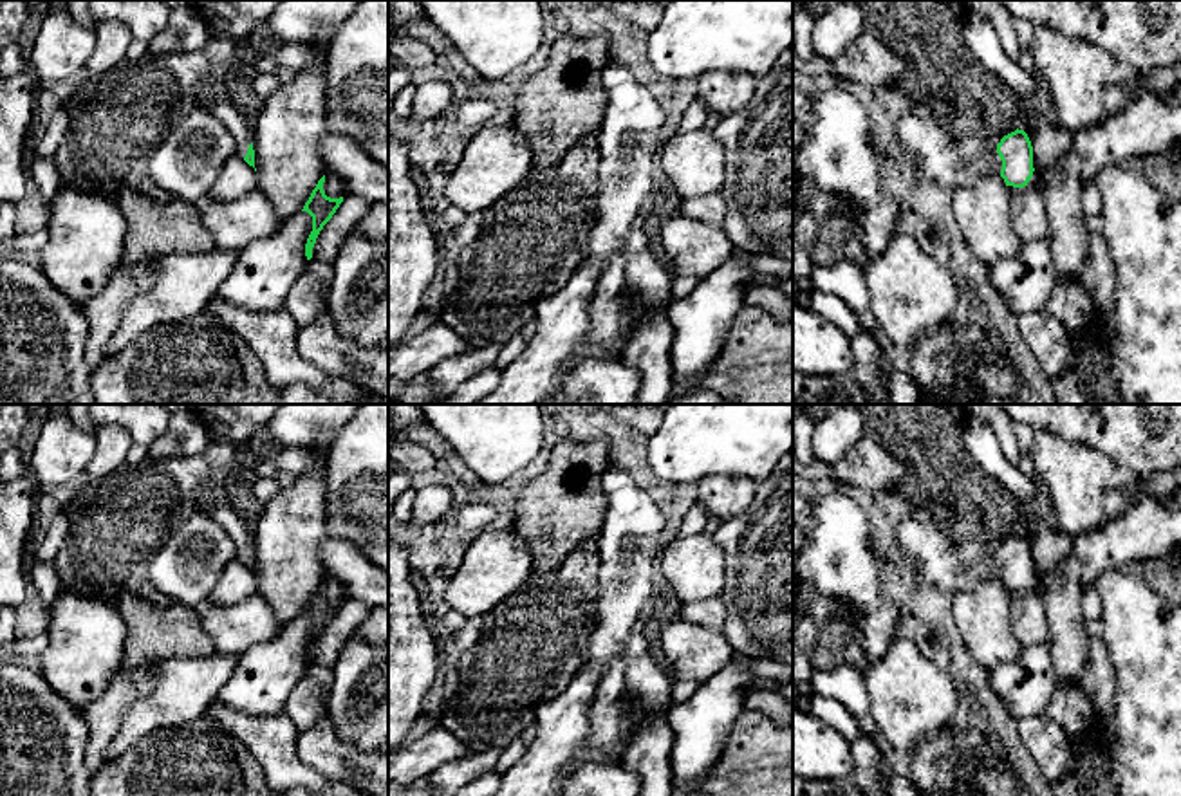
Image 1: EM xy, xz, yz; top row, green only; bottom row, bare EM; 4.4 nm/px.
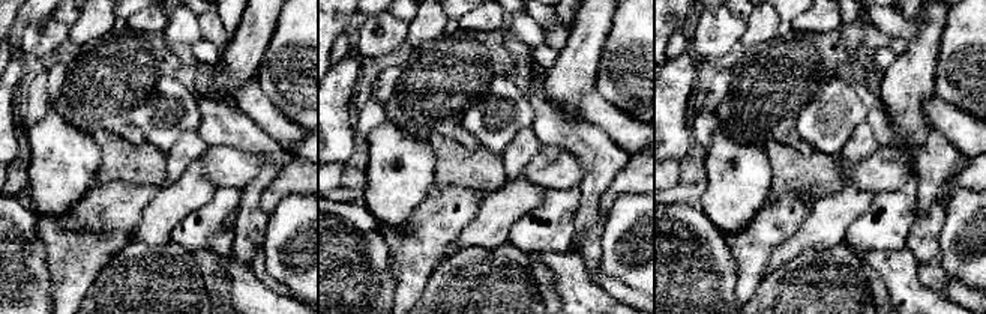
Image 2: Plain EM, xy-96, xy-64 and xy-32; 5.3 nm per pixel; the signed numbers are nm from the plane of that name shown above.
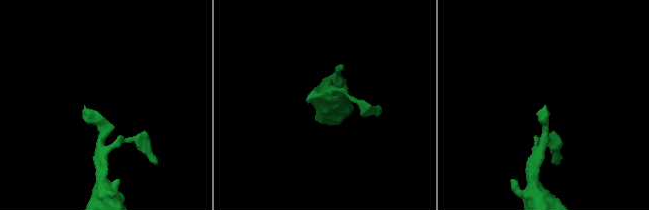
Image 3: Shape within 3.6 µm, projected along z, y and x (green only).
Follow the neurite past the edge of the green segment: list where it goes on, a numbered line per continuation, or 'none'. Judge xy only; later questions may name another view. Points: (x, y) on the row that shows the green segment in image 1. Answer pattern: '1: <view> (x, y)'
1: xy (217, 100)

